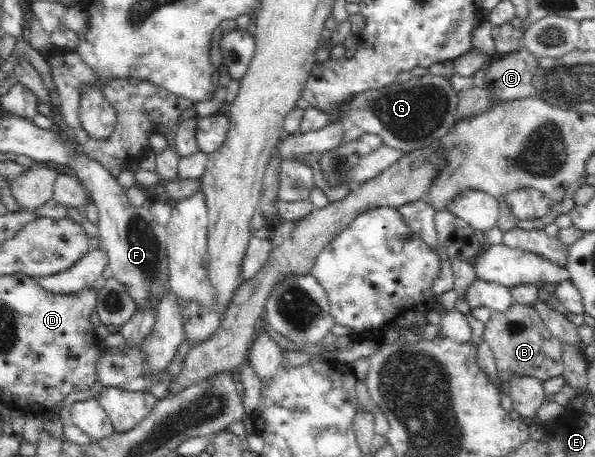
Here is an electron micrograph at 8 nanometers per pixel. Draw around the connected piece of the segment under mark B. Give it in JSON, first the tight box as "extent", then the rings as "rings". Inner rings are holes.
{"extent":[482,302,564,392],"rings":[[[514,302],[505,314],[492,311],[491,319],[485,323],[482,337],[490,347],[503,392],[509,391],[511,377],[528,375],[544,382],[551,377],[559,377],[564,370],[563,350],[560,339],[550,331],[533,306]]]}

